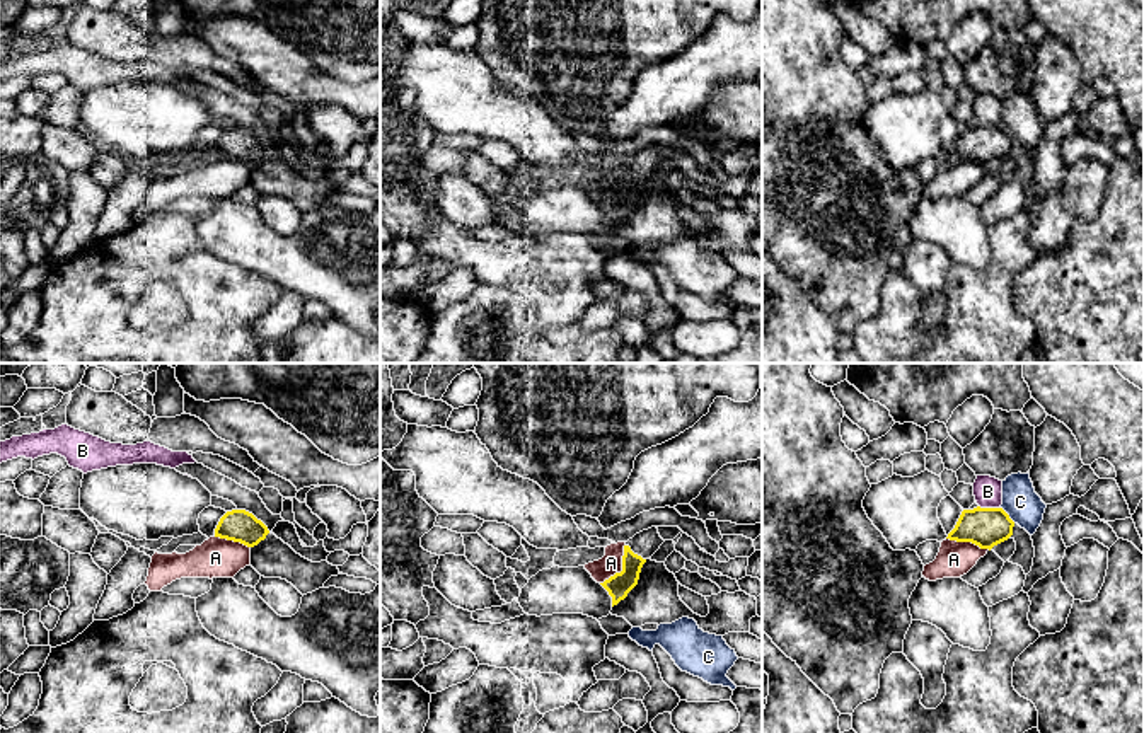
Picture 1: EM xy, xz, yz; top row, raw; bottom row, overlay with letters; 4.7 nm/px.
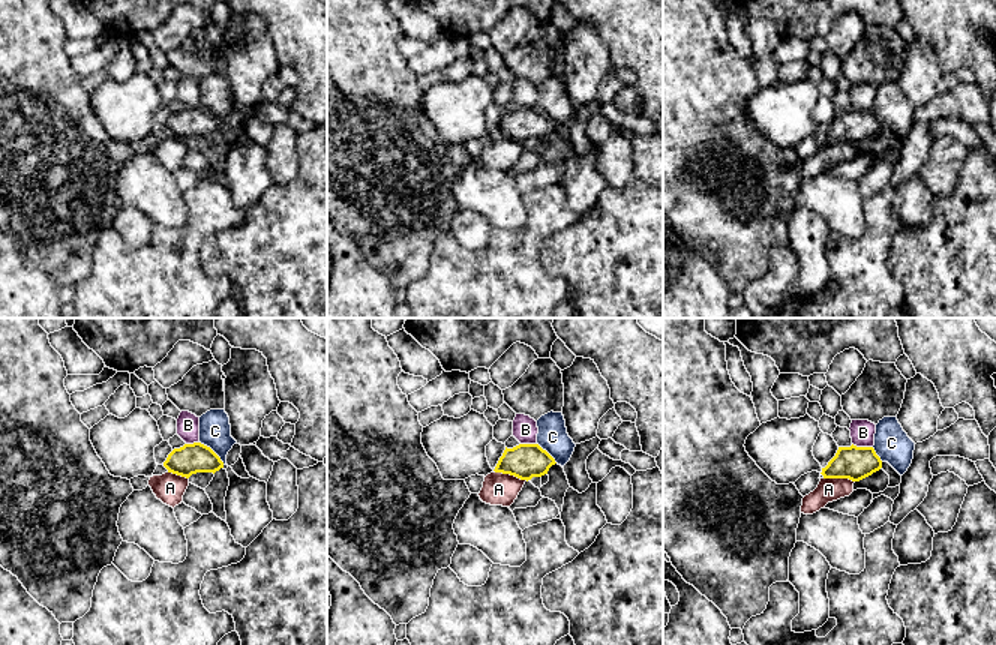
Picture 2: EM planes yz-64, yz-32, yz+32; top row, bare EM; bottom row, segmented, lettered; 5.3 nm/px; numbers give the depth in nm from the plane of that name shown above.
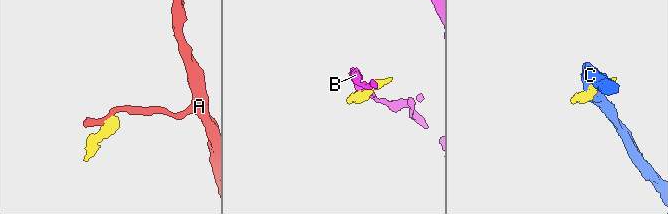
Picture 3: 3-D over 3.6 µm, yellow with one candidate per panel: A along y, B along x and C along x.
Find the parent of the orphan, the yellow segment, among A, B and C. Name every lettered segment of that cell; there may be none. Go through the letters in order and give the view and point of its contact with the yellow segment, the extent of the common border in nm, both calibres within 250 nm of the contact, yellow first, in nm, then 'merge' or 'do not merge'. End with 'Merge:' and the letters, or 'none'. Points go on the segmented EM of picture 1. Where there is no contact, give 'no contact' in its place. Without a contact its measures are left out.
A: meets yellow in xz at (623, 568); contact 220 nm long; 110 nm thick on the yellow side, 100 nm on the other; do not merge
B: meets yellow in yz at (989, 508); contact 110 nm long; 190 nm thick on the yellow side, 140 nm on the other; do not merge
C: meets yellow in yz at (1008, 515); contact 100 nm long; 190 nm thick on the yellow side, 170 nm on the other; do not merge
Merge: none

